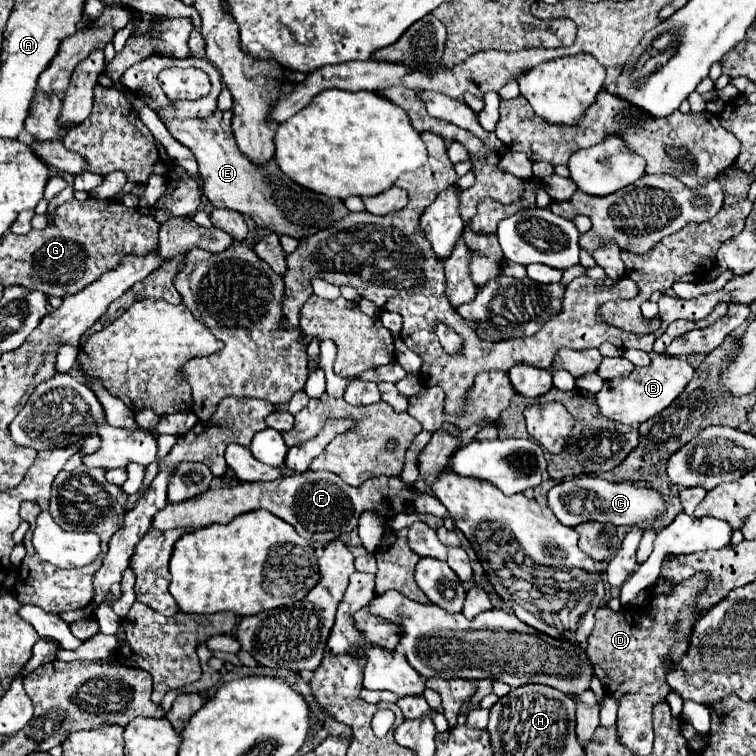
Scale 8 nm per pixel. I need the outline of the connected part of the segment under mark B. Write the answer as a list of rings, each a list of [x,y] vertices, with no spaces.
[[[654,355],[648,367],[636,367],[628,377],[618,377],[612,381],[604,381],[602,391],[596,395],[600,411],[606,417],[612,417],[624,425],[640,425],[666,409],[692,381],[694,367],[678,357]]]

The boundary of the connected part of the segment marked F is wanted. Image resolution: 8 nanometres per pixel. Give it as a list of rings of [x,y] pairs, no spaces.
[[[304,471],[280,477],[276,481],[258,481],[258,483],[238,483],[222,489],[208,489],[198,497],[188,501],[166,505],[152,521],[154,529],[174,529],[174,527],[208,527],[210,523],[230,523],[242,513],[256,509],[266,509],[282,521],[290,523],[298,535],[316,543],[330,543],[332,539],[350,533],[358,527],[358,519],[364,511],[370,511],[370,505],[380,505],[384,501],[396,499],[408,485],[400,477],[370,477],[362,485],[352,487],[344,483],[338,475],[330,471]]]

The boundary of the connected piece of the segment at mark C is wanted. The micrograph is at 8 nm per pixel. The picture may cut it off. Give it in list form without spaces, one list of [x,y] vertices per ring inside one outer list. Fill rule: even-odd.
[[[576,477],[572,481],[558,483],[548,493],[548,507],[568,527],[576,527],[586,521],[610,523],[616,527],[650,529],[656,519],[666,513],[666,501],[660,491],[638,487],[634,483],[612,483],[598,477]]]

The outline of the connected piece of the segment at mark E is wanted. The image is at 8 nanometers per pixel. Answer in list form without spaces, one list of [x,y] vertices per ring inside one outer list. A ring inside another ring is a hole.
[[[232,109],[212,113],[206,119],[168,119],[164,121],[166,129],[172,133],[176,141],[186,145],[196,157],[200,177],[204,181],[202,191],[210,199],[214,207],[234,209],[242,215],[252,217],[252,221],[260,227],[274,231],[276,235],[290,235],[296,239],[304,239],[314,235],[316,231],[326,229],[334,221],[340,221],[348,215],[348,209],[340,199],[328,199],[324,195],[312,193],[308,189],[300,189],[294,181],[288,181],[284,173],[280,173],[276,161],[264,169],[256,169],[242,153],[236,149],[236,141],[230,129]]]

